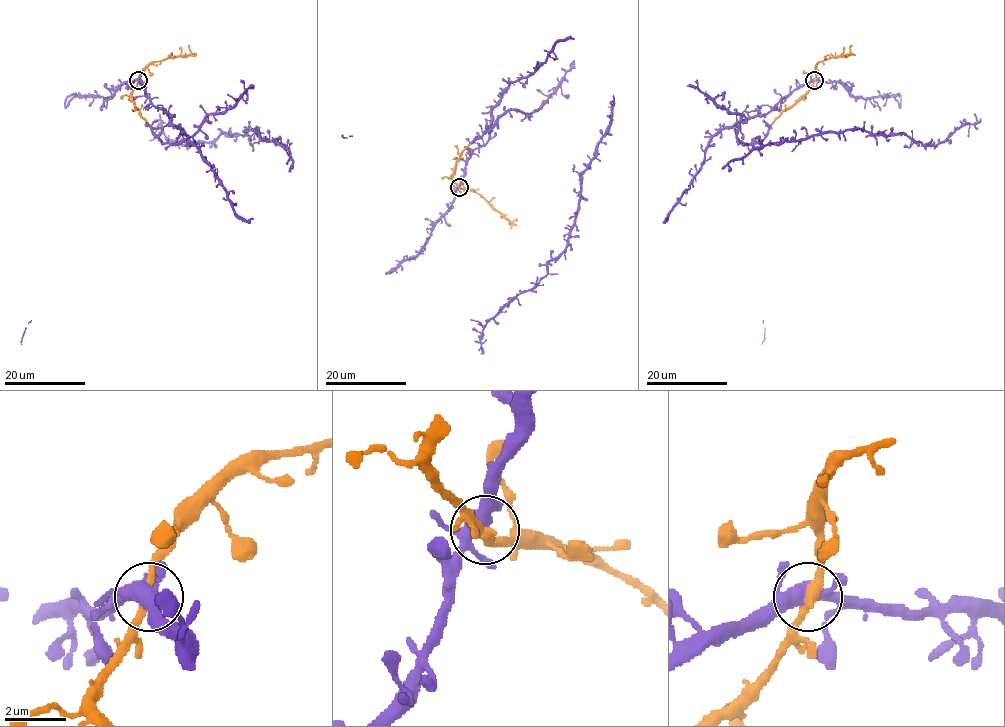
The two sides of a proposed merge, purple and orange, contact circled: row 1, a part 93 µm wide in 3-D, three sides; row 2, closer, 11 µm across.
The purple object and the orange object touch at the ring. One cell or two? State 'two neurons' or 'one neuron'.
one neuron

